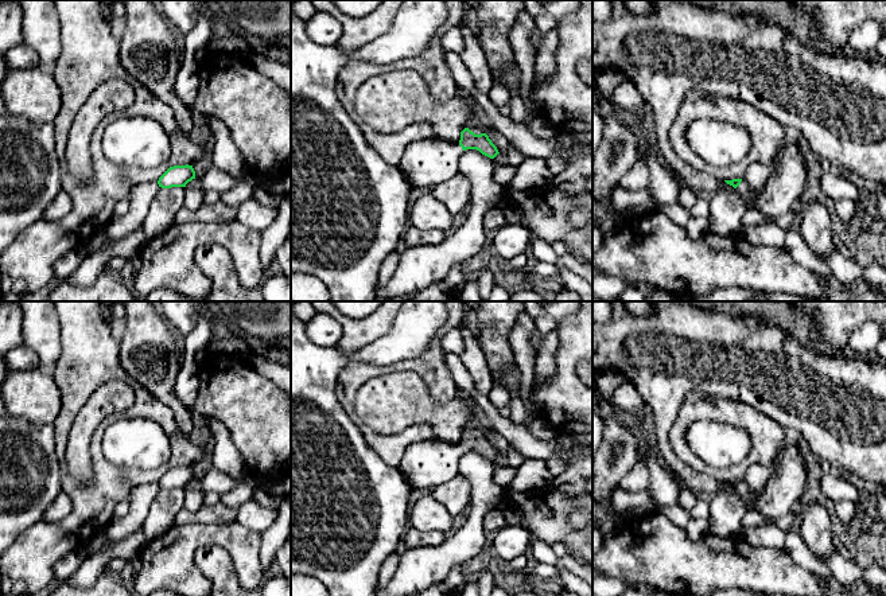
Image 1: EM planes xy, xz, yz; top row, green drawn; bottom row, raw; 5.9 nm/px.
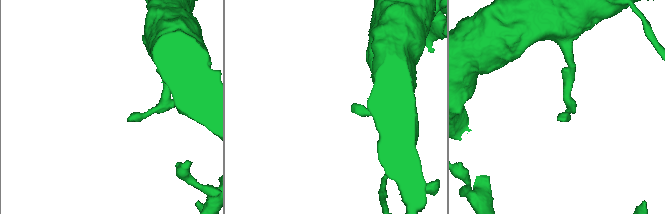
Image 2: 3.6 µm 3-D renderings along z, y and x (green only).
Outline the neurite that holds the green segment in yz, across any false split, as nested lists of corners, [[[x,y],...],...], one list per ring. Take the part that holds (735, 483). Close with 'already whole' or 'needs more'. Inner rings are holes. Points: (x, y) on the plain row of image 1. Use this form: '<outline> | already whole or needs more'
[[[745,480],[724,482],[727,486],[732,487],[743,499],[749,510],[757,510],[761,494],[755,494],[750,490]]] | needs more

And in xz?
[[[465,429],[458,444],[439,439],[411,444],[404,451],[399,470],[413,490],[434,490],[458,475],[458,463],[466,451],[477,451],[490,460],[500,455],[486,435],[475,436]]] | needs more

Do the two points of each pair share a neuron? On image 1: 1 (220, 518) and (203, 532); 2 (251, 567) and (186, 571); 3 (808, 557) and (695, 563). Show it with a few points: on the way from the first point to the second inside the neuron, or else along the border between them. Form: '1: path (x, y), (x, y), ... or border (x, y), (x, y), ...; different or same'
1: border (234, 519), (226, 524), (179, 524); different
2: path (232, 545), (225, 538), (201, 538), (190, 549); same
3: border (784, 550), (800, 565), (820, 576); different

